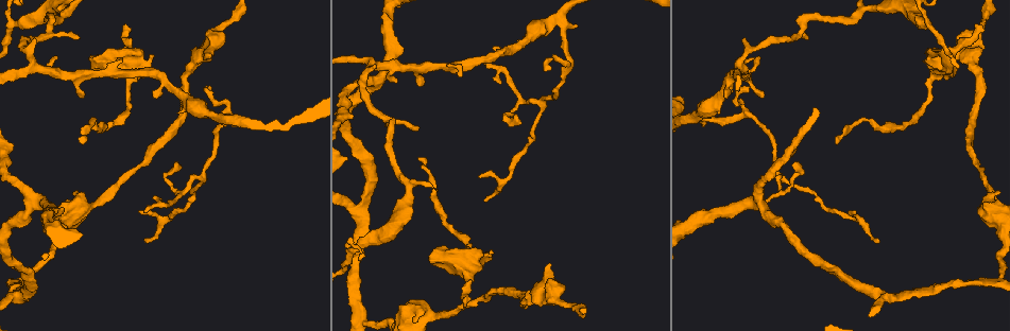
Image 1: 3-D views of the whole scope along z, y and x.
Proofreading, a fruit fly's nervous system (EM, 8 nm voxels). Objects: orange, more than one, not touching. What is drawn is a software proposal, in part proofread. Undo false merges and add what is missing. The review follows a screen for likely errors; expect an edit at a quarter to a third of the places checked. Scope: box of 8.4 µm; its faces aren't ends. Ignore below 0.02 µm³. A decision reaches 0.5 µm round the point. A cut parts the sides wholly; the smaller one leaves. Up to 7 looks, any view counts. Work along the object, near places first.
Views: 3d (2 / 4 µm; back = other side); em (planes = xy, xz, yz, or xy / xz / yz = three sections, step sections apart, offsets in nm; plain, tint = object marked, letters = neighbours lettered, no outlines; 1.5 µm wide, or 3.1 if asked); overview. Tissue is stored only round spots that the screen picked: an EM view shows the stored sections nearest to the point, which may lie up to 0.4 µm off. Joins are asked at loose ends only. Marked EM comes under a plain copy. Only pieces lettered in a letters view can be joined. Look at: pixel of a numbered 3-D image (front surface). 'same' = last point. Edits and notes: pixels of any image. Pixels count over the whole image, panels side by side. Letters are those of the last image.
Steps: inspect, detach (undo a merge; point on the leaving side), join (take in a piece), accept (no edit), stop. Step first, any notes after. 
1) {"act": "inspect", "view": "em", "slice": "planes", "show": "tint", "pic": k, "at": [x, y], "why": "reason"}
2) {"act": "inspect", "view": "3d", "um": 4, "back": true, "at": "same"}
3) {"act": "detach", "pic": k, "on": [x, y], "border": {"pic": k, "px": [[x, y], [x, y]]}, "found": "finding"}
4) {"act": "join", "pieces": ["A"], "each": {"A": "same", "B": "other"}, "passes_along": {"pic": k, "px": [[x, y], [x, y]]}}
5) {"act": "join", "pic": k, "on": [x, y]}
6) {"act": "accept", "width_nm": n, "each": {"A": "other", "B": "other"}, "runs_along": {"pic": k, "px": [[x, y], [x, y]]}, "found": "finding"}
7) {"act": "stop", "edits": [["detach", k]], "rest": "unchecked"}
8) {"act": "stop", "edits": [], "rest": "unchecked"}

{"act": "inspect", "view": "em", "slice": "planes", "show": "tint", "pic": 1, "at": [415, 131], "why": "tapers out"}

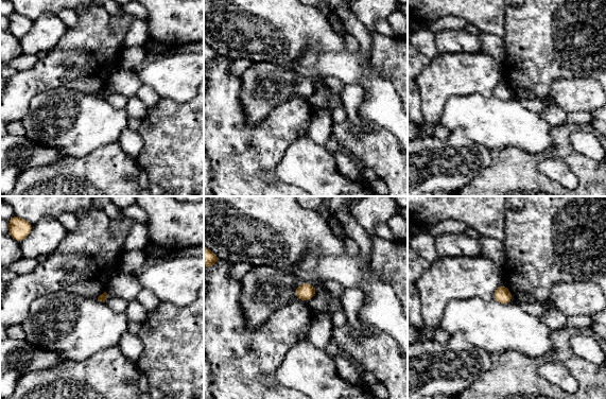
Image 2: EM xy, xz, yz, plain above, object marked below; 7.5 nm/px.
{"act": "inspect", "view": "em", "slice": "planes", "show": "letters", "at": "same"}

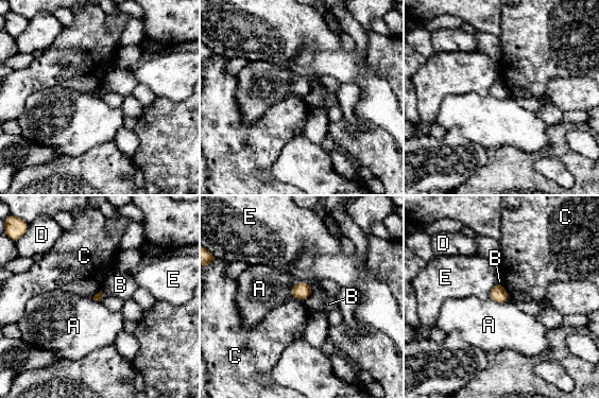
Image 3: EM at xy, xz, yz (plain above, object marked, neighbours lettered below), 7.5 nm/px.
{"act": "accept", "longest_contact_nm": ["A", 180], "each": {"A": "other", "B": "other", "C": "other", "D": "other", "E": "other"}, "border": {"pic": 3, "px": [[501, 285], [509, 298]]}, "found": "no lettered piece goes on from it"}

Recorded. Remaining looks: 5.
{"act": "inspect", "view": "3d", "um": 2, "pic": 1, "at": [233, 18], "why": "narrows sharply"}

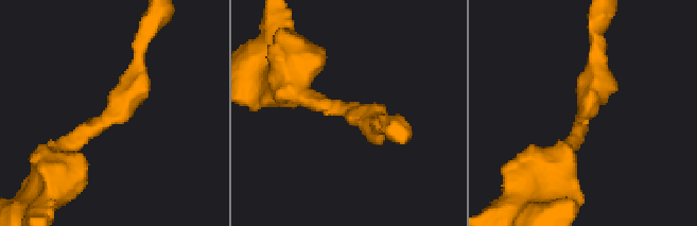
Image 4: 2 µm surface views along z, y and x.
{"act": "inspect", "view": "em", "slice": "planes", "show": "tint", "pic": 4, "at": [350, 113]}

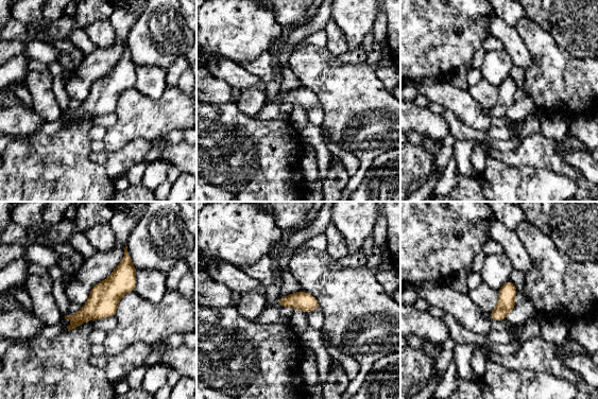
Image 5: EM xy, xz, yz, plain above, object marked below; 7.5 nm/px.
{"act": "inspect", "view": "em", "slice": "planes", "show": "letters", "at": "same", "why": "what lies round it"}

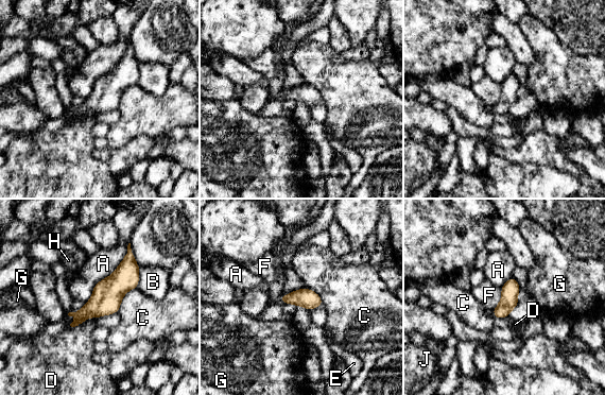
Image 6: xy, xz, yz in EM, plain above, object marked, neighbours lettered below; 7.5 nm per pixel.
{"act": "accept", "width_nm": 130, "each": {"A": "other", "B": "other", "C": "other", "D": "other", "E": "other", "F": "other", "G": "other", "H": "other", "J": "other"}, "runs_along": {"pic": 6, "px": [[130, 254], [127, 273], [75, 323]]}, "found": "all the same cell"}

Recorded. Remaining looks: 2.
{"act": "inspect", "view": "em", "slice": "planes", "show": "tint", "pic": 1, "at": [81, 138], "why": "end of a long branch"}

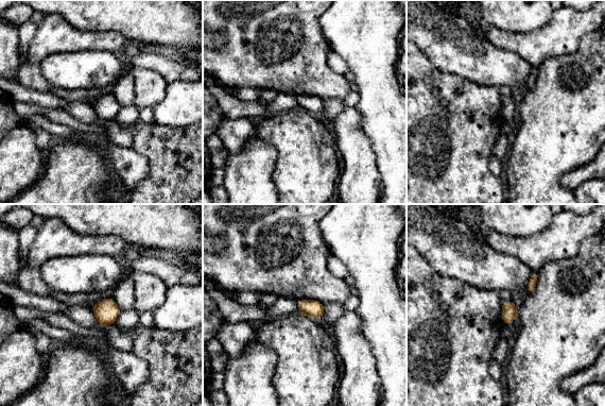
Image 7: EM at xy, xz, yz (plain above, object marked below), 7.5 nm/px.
{"act": "inspect", "view": "em", "slice": "planes", "show": "letters", "at": "same"}

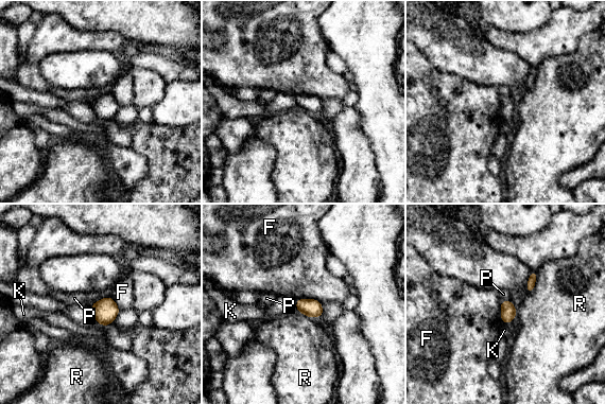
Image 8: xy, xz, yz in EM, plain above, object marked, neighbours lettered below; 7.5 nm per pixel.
{"act": "accept", "each": {"F": "other", "K": "other", "P": "other", "R": "other"}, "border": {"pic": 8, "px": [[109, 295], [90, 304]]}, "found": "no lettered piece goes on from it"}

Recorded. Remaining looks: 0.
{"act": "stop", "edits": [], "rest": "unchecked"}

